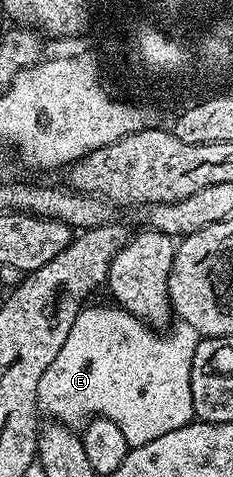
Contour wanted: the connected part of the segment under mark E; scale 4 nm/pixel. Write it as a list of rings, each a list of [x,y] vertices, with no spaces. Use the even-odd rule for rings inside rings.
[[[82,308],[75,323],[71,323],[71,332],[63,347],[59,347],[59,355],[51,359],[47,371],[43,371],[43,379],[39,379],[37,404],[40,412],[50,413],[54,422],[70,427],[81,427],[92,418],[105,417],[123,431],[129,447],[149,443],[192,422],[191,359],[195,359],[195,347],[202,338],[195,327],[177,323],[168,331],[154,332],[126,309],[89,308]]]

